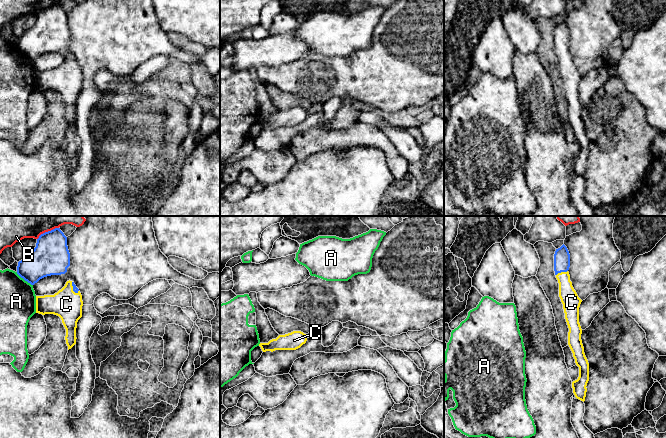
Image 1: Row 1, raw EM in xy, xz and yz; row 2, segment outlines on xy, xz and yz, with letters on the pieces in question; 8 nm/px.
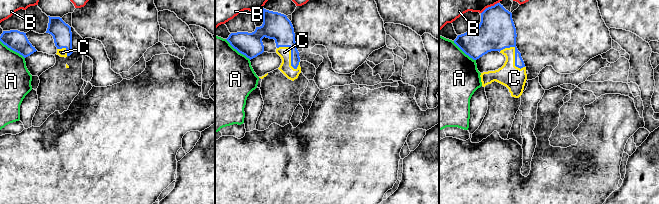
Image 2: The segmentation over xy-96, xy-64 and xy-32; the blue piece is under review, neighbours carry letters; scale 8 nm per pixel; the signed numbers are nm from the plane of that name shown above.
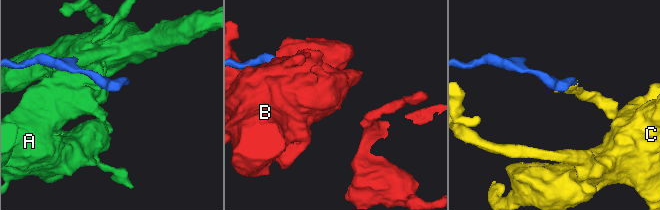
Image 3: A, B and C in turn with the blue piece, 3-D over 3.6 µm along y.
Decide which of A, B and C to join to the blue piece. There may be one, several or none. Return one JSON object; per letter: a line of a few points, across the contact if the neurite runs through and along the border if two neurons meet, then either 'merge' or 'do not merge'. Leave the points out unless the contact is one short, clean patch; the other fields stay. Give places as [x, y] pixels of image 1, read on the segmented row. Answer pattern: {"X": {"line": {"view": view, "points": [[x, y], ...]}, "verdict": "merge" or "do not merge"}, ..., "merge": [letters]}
{"A": {"verdict": "do not merge"}, "B": {"verdict": "do not merge"}, "C": {"line": {"view": "yz", "points": [[561, 257], [561, 271], [569, 298]]}, "verdict": "merge"}, "merge": ["C"]}

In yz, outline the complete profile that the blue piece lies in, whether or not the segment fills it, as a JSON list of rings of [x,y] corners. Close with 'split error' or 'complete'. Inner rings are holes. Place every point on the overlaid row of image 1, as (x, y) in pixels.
[[[563,244],[554,254],[554,271],[559,283],[559,297],[563,304],[565,319],[569,328],[568,345],[579,367],[579,377],[572,382],[573,393],[581,401],[585,401],[587,383],[589,381],[589,363],[584,353],[581,340],[582,329],[579,323],[579,307],[582,300],[572,286],[569,275],[570,254]]]; split error

